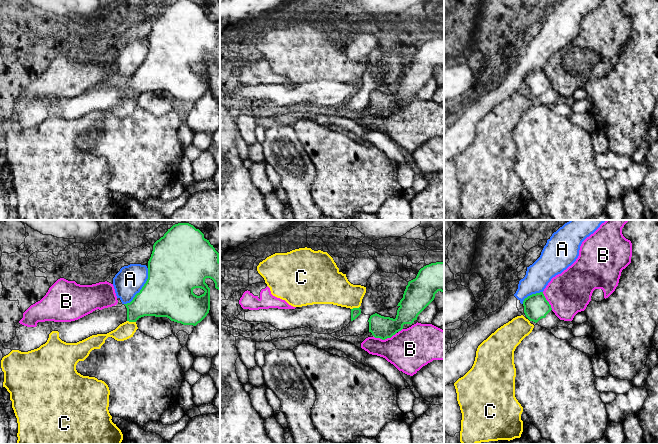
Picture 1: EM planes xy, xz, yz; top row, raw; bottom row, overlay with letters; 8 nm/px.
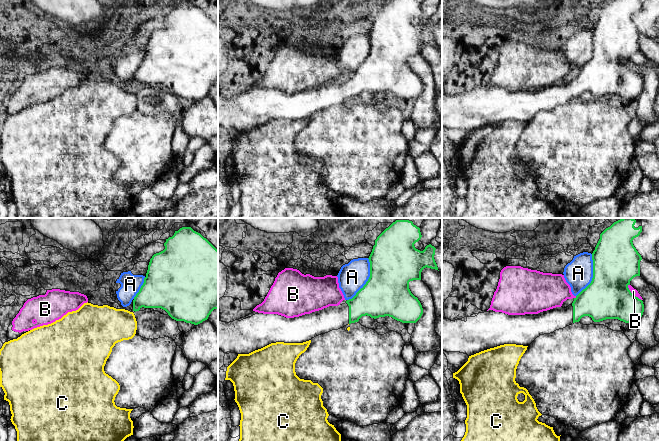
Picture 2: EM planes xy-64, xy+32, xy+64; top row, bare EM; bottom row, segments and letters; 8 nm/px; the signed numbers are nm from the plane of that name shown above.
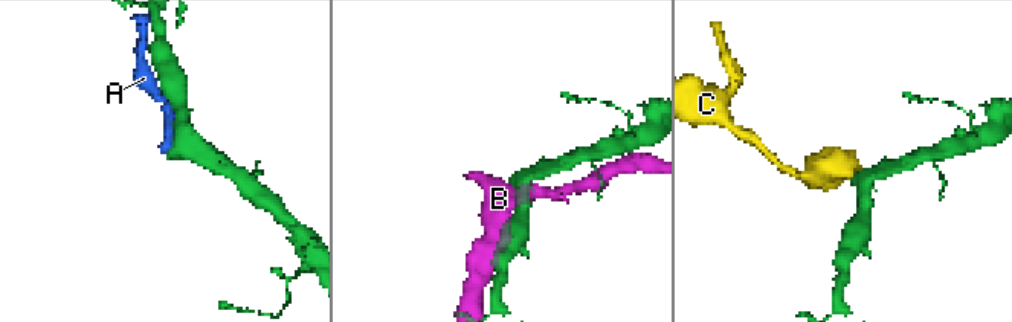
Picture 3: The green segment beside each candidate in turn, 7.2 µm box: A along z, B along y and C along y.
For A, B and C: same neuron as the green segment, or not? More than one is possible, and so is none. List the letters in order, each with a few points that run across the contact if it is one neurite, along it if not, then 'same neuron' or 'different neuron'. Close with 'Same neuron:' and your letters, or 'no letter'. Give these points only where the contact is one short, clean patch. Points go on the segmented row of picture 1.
A: different neuron
B: different neuron
C: line xy (127, 320), (135, 322); different neuron
Same neuron: no letter

